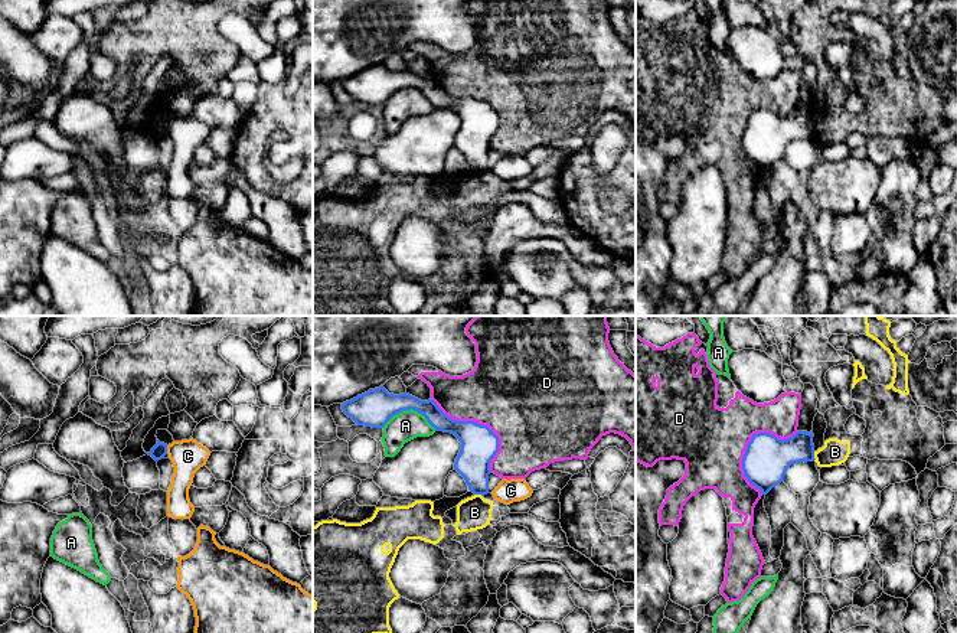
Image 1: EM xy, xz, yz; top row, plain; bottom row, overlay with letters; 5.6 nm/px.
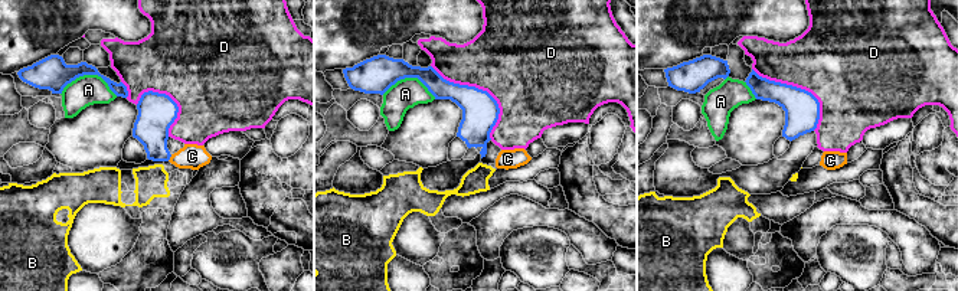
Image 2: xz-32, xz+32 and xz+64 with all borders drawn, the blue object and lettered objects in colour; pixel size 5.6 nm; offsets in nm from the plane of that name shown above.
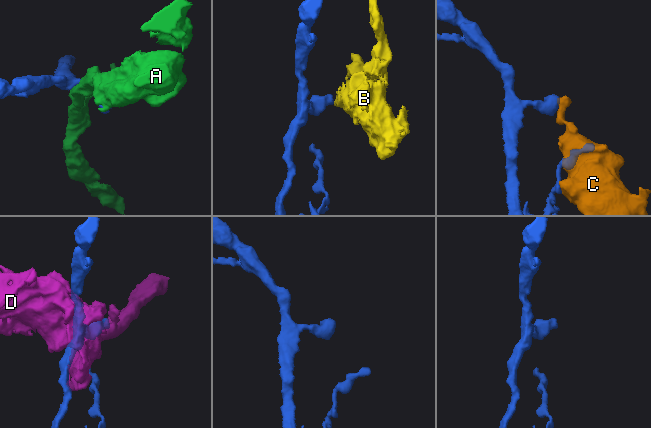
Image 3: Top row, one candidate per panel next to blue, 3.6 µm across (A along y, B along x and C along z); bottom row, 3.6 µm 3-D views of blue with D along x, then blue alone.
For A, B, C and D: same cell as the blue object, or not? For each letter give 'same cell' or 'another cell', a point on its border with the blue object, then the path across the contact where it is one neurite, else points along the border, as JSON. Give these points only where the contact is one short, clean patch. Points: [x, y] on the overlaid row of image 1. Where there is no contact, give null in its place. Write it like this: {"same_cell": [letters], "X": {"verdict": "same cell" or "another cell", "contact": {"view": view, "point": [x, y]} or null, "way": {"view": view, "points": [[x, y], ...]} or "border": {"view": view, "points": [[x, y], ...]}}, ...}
{"same_cell": [], "A": {"verdict": "another cell", "contact": {"view": "xz", "point": [410, 408]}, "border": {"view": "xz", "points": [[382, 427], [394, 415], [415, 410], [435, 430]]}}, "B": {"verdict": "another cell", "contact": {"view": "yz", "point": [813, 456]}, "border": {"view": "yz", "points": [[813, 452], [815, 460]]}}, "C": {"verdict": "another cell", "contact": {"view": "xy", "point": [166, 450]}}, "D": {"verdict": "another cell", "contact": {"view": "yz", "point": [748, 443]}}}

